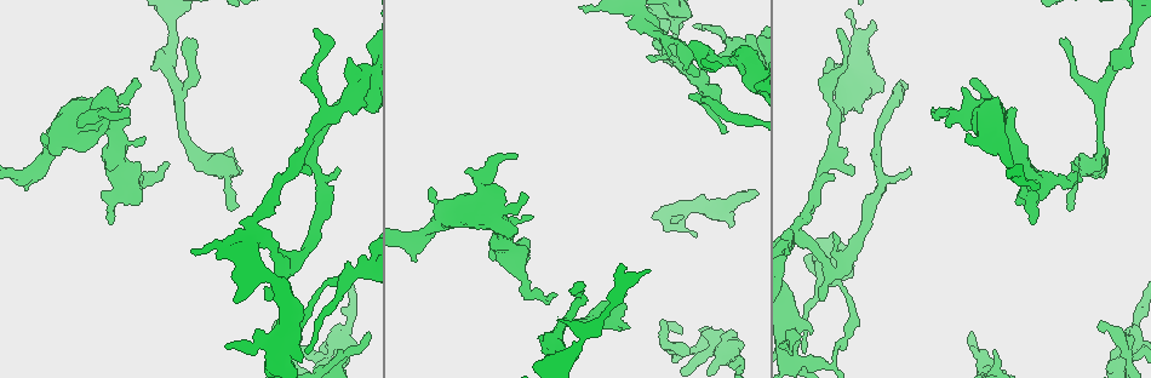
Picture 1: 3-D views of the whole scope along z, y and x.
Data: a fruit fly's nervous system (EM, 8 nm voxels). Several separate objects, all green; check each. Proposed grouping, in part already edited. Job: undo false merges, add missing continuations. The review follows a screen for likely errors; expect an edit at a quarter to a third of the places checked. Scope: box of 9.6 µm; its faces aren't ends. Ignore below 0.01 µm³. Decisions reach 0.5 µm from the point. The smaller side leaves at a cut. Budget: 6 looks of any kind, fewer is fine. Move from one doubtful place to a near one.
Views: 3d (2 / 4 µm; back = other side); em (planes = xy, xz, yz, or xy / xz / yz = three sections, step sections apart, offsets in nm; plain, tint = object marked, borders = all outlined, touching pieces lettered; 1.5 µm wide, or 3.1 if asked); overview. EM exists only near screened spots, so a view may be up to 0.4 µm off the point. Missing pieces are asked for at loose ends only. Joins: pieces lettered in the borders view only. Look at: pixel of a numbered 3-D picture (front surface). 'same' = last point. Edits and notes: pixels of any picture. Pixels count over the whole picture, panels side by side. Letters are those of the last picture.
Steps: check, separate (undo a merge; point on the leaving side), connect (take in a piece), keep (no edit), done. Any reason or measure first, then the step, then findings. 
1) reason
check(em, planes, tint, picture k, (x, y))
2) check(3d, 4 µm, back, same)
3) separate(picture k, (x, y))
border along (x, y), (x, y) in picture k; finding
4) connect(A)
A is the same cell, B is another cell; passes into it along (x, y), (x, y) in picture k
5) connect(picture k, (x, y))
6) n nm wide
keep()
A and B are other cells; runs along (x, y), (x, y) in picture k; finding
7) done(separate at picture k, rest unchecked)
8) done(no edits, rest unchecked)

free end
check(3d, 2 µm, picture 1, (272, 326))

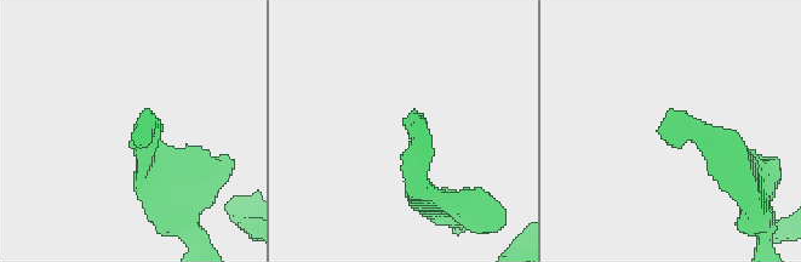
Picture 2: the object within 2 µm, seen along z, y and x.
shape alone is not enough
check(em, xy, step 8, borders, picture 2, (414, 114))

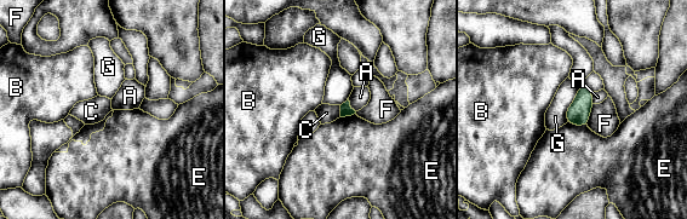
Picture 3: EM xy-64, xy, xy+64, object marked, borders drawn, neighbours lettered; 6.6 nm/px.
check(em, planes, borders, same)

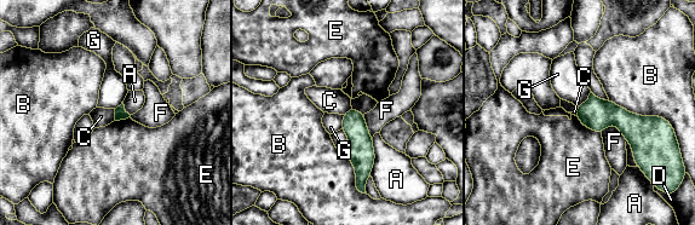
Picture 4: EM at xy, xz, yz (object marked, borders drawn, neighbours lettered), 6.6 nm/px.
B touches over 400 nm
keep()
A, B, C, D, E, F and G are other cells; border along (373, 138), (374, 163), (369, 176) in picture 4; none of them fits

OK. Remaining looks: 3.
calibre changes
check(em, planes, borders, picture 1, (350, 313))

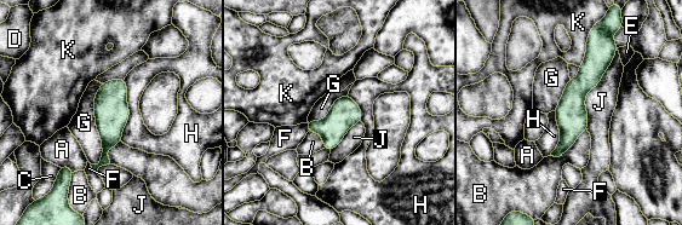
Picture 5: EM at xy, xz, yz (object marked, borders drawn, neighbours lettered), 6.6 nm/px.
190 nm wide
keep()
A, B, C, D, E, F, G, H, J and K are other cells; runs along (597, 45), (556, 154) in picture 5; one neuron here

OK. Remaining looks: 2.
check(em, planes, borders, picture 1, (622, 330))

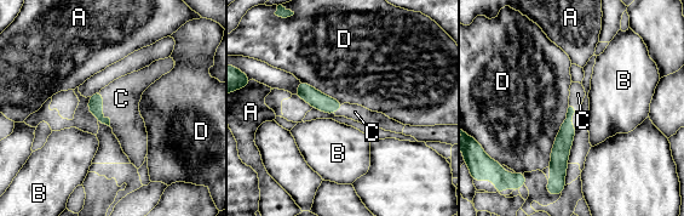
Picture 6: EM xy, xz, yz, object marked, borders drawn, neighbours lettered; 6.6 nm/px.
connect(C)
C is the same cell, A, B and D are other cells; it goes on there

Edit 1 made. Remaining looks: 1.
done(connect at picture 6, rest unchecked)

